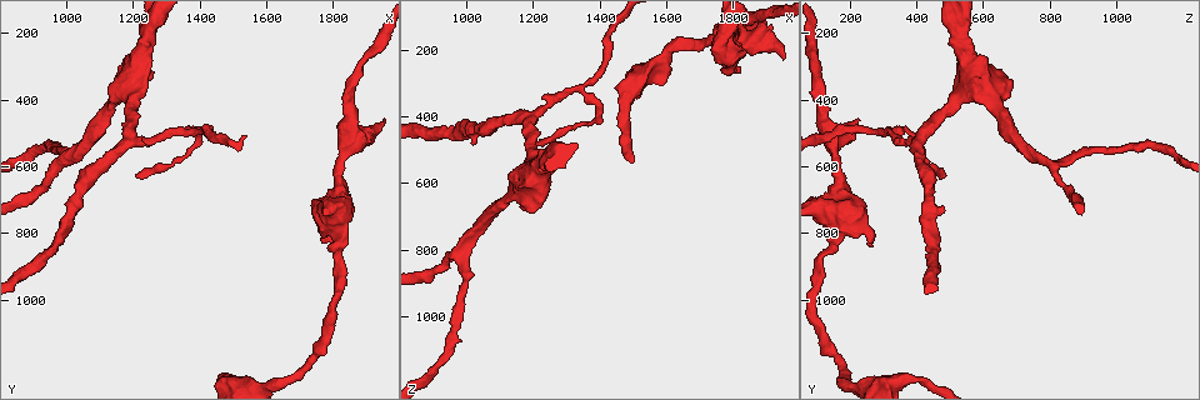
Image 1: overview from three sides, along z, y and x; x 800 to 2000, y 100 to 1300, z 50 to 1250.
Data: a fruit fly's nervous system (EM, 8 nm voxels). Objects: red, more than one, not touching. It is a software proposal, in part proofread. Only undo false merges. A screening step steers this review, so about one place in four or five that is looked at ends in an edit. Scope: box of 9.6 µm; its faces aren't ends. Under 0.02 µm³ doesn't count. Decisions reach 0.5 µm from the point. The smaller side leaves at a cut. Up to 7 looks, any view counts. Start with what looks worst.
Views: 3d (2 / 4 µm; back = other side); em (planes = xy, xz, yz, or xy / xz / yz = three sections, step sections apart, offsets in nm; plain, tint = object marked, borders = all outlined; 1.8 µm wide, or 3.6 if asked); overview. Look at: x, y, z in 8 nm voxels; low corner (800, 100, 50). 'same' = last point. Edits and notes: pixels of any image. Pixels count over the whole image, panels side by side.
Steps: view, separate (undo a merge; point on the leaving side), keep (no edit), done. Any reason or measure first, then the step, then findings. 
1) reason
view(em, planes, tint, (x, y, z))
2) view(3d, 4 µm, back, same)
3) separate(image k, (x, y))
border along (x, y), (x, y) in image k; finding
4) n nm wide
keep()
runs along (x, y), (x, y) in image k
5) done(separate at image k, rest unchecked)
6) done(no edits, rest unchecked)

view(em, 3.6 µm, planes, tint, (1210, 350, 560))

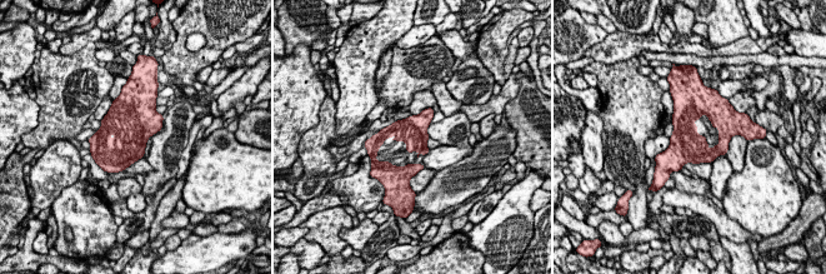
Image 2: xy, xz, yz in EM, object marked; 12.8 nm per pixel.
keep()
all the same neuron

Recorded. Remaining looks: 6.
sudden change in width
view(3d, 4 µm, (1810, 850, 150))

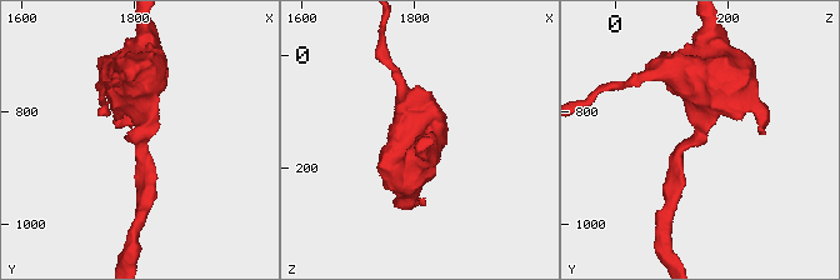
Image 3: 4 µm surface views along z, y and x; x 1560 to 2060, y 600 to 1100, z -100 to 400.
arms of 170, 550 nm
view(em, planes, tint, (1810, 850, 145))

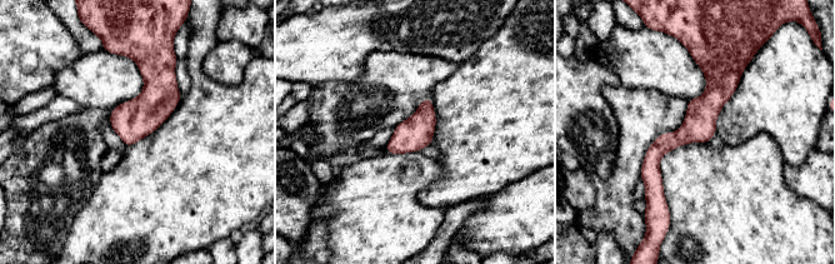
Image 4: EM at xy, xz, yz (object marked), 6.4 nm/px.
keep()
runs along (701, 55), (713, 100), (653, 158), (659, 195) in image 4; continuous, no second neuron

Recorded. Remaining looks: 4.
sharp bend
view(em, planes, tint, (1330, 500, 320))

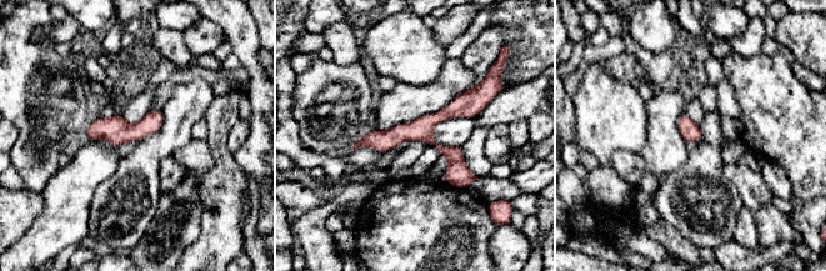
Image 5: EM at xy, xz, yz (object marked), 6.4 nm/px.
keep()
runs along (479, 95), (421, 129), (360, 144) in image 5; continuous, no second neuron

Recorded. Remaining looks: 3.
done(no edits, rest unchecked)

